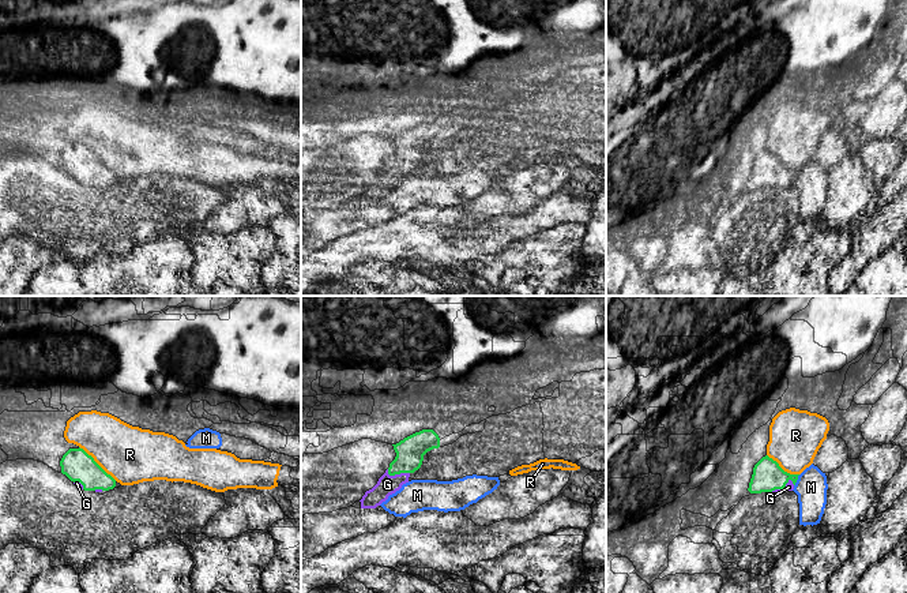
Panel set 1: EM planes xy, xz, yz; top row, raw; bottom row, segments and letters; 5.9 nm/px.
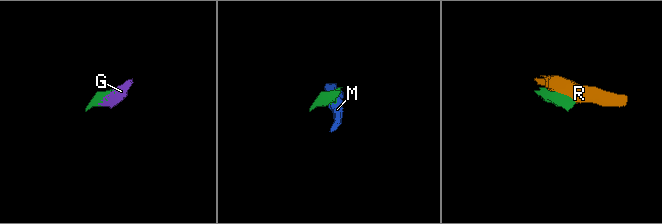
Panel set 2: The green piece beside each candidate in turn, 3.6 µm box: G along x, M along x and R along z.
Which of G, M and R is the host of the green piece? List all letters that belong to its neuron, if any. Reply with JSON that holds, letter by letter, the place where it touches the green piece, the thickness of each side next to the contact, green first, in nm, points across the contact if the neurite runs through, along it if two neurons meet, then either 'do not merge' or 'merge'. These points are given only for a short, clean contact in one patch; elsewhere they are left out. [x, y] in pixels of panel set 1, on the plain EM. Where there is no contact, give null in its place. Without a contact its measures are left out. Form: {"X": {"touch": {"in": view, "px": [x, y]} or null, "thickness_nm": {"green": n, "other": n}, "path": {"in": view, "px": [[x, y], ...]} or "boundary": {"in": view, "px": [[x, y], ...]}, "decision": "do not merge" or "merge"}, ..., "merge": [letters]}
{"G": {"touch": {"in": "xz", "px": [396, 168]}, "thickness_nm": {"green": 170, "other": 120}, "decision": "merge"}, "M": {"touch": {"in": "yz", "px": [797, 173]}, "thickness_nm": {"green": 180, "other": 190}, "boundary": {"in": "yz", "px": [[800, 169], [794, 180]]}, "decision": "do not merge"}, "R": {"touch": {"in": "xy", "px": [97, 158]}, "thickness_nm": {"green": 180, "other": 340}, "decision": "do not merge"}, "merge": ["G"]}

